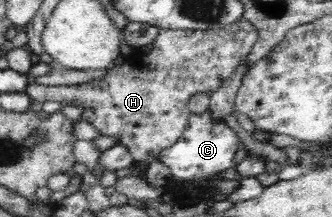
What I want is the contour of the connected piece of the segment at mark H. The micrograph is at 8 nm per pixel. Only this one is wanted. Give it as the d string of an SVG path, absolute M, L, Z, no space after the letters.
M245 17L218 31L198 30L165 30L161 29L156 37L155 49L143 56L139 65L124 62L108 69L106 76L100 80L90 80L85 84L75 86L43 86L33 83L27 87L26 93L31 99L39 102L61 102L63 105L73 104L83 106L86 110L94 110L93 126L100 133L99 136L114 136L116 145L122 145L130 151L136 163L158 159L163 149L170 148L179 140L179 134L186 128L187 118L190 114L188 100L190 96L199 93L208 93L220 88L231 75L240 62L244 61L258 41L259 33Z

